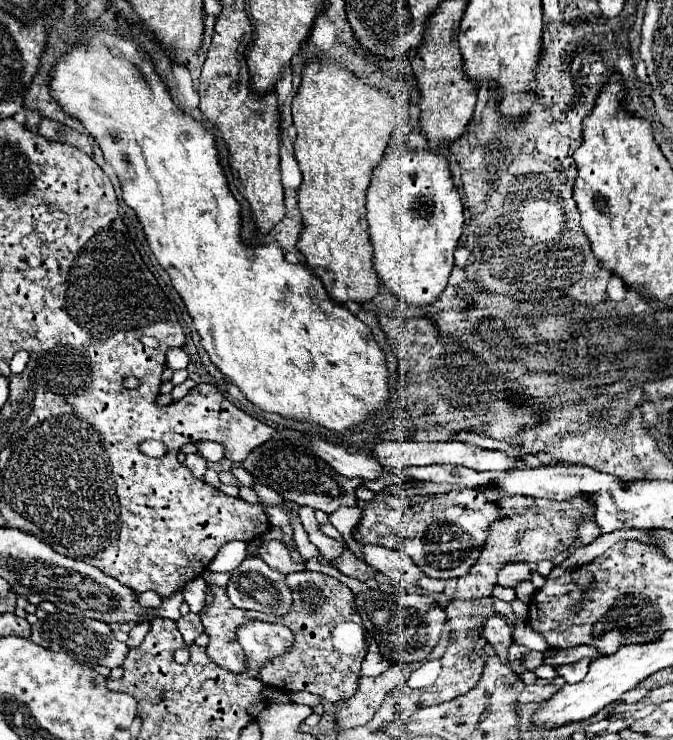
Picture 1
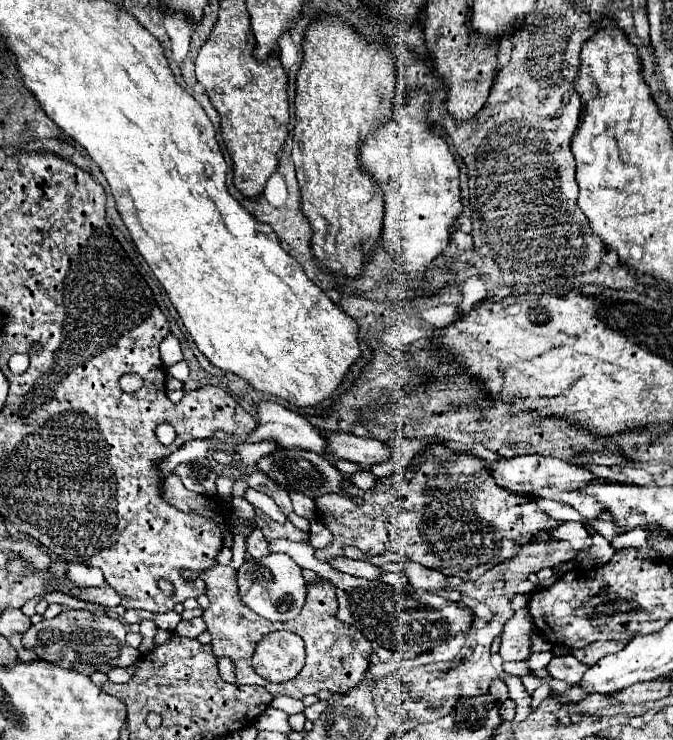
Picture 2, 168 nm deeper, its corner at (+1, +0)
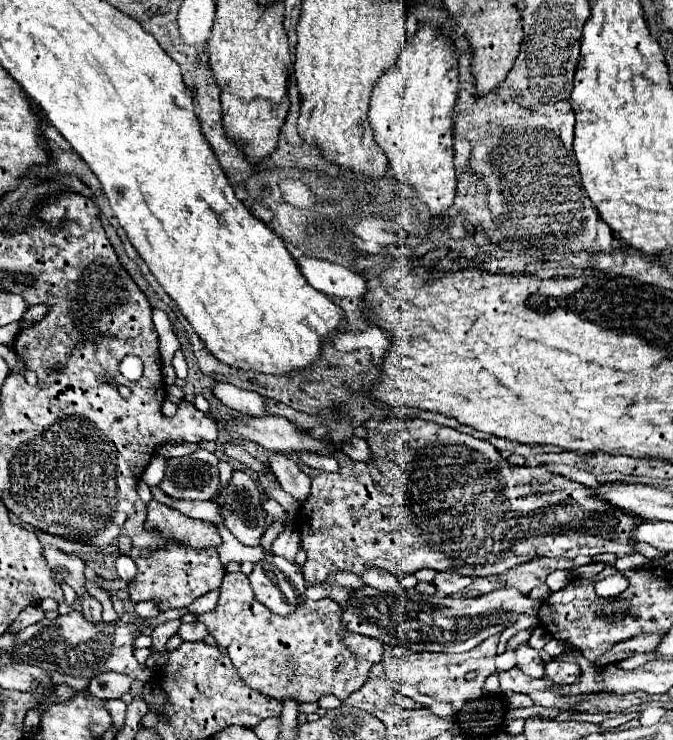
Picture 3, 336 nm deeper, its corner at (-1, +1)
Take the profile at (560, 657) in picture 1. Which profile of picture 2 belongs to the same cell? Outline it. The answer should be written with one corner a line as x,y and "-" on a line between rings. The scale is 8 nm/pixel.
617,640
617,642
593,642
591,646
585,646
585,648
581,648
581,650
573,650
573,656
575,656
579,662
583,662
583,664
593,666
593,664
599,662
603,656
615,654
615,652
623,650
625,646
627,646
627,642
623,642
623,640

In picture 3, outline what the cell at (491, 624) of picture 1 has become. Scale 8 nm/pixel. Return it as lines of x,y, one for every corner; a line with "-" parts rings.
521,643
515,649
515,657
517,657
517,667
531,675
531,677
545,677
545,669
543,669
543,659
539,655
537,649
533,649
529,643

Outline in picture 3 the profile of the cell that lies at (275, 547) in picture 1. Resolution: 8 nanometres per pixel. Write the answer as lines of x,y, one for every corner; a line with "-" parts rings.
233,471
225,495
227,499
225,505
221,507
225,517
225,527
243,545
255,547
261,541
261,533
265,533
263,501
267,499
267,493
263,493
259,483
247,473

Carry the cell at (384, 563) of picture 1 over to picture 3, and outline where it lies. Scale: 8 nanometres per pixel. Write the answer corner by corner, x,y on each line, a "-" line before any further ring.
437,573
433,579
433,585
439,595
455,595
455,593
461,593
471,581
473,581
471,577
463,577
457,573

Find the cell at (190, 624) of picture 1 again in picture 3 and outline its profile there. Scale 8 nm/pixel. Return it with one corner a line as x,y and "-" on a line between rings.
193,621
193,623
183,623
179,627
179,637
183,641
203,641
207,635
205,625
201,625
201,621

